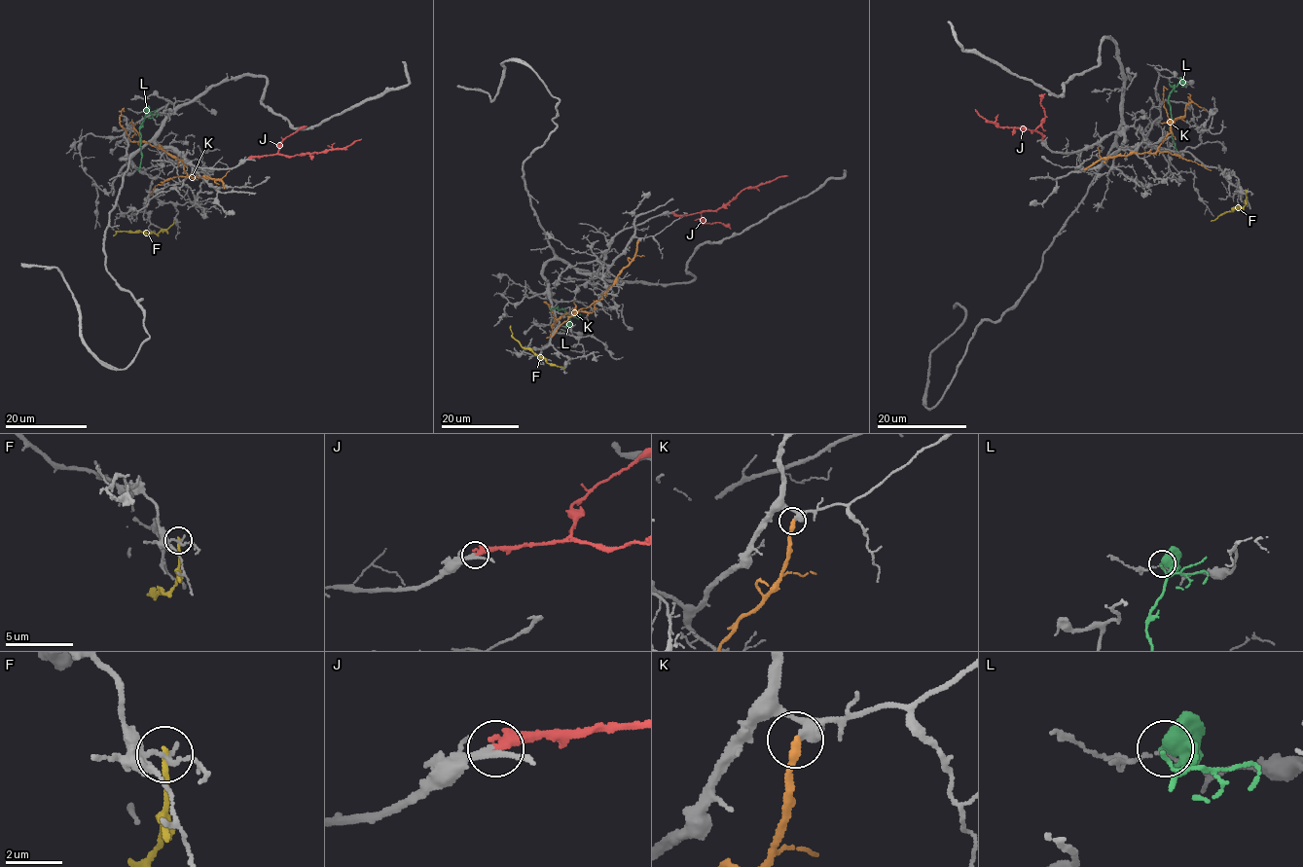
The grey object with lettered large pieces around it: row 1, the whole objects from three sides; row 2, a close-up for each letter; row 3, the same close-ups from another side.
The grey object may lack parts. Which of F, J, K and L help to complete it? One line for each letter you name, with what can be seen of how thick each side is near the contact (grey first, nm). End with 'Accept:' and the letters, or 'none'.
J: Thickness 200 nm (grey) against 360 nm
Accept: J

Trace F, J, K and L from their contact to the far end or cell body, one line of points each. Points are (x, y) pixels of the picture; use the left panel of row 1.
F: (173, 222), (156, 234), (117, 231), (113, 235)
J: (249, 158), (346, 148), (361, 139)
K: (224, 188), (221, 180), (193, 177), (179, 160), (149, 144), (132, 141), (120, 125), (121, 110), (124, 112)
L: (144, 111), (147, 113), (141, 123), (138, 170)

